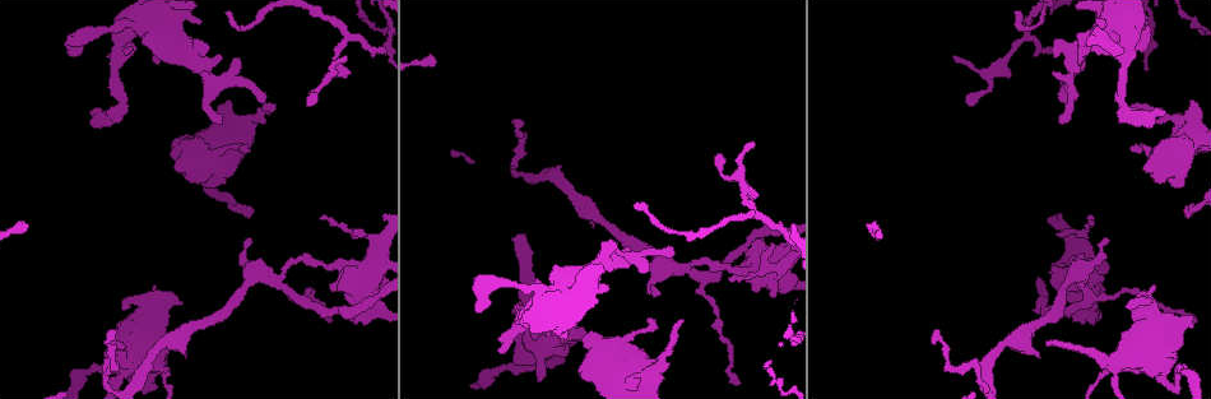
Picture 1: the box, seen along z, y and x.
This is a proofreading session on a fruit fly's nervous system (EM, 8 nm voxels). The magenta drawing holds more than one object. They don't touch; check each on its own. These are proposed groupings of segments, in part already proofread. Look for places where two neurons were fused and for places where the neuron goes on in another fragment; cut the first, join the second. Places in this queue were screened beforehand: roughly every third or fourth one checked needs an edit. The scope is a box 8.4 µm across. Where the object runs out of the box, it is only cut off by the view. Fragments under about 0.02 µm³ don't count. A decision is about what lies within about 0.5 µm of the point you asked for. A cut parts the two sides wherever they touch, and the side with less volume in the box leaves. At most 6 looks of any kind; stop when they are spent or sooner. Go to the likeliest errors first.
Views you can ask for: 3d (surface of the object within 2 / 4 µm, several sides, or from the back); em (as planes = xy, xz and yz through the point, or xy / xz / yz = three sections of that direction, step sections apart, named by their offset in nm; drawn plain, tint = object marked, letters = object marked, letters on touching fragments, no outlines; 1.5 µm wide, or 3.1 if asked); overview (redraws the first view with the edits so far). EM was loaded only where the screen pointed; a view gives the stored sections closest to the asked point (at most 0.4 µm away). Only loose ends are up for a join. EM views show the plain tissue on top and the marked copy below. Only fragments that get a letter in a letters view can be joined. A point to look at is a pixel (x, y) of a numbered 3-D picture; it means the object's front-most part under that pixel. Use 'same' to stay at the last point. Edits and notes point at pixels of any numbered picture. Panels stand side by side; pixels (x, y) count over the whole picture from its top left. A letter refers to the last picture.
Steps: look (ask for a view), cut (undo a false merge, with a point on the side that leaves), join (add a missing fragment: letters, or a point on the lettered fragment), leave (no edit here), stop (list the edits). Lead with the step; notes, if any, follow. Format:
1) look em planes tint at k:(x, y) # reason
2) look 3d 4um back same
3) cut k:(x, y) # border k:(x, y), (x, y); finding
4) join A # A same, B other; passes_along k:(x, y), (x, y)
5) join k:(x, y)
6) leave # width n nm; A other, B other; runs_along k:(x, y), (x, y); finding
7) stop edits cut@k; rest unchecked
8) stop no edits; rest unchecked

look em planes letters at 1:(1162, 115) # branch stops here

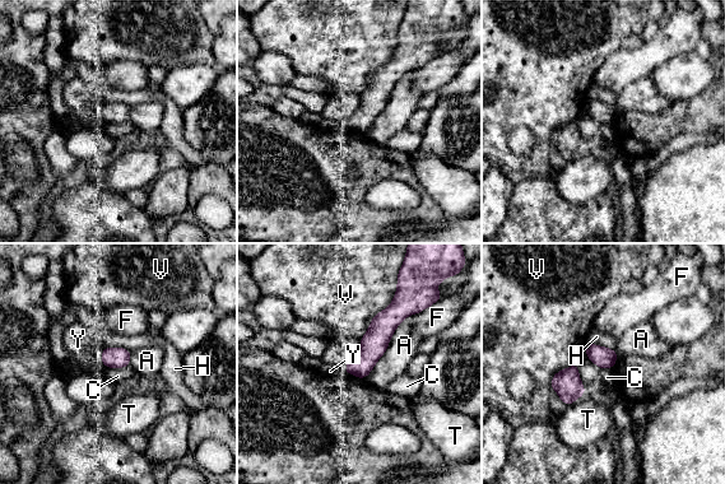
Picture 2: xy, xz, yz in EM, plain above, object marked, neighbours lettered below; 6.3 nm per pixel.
leave # longest_contact A 500 nm; A other, C other, F other, H other, T other, V other, Y other; border 2:(129, 364), (107, 368); none of them fits

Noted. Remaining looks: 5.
look em xz step 4 tint at 1:(181, 305)

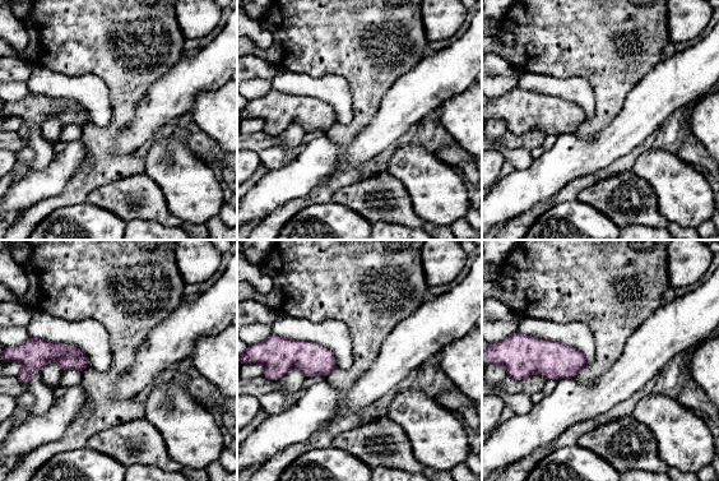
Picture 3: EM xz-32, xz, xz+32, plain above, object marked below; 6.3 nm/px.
look em planes letters same

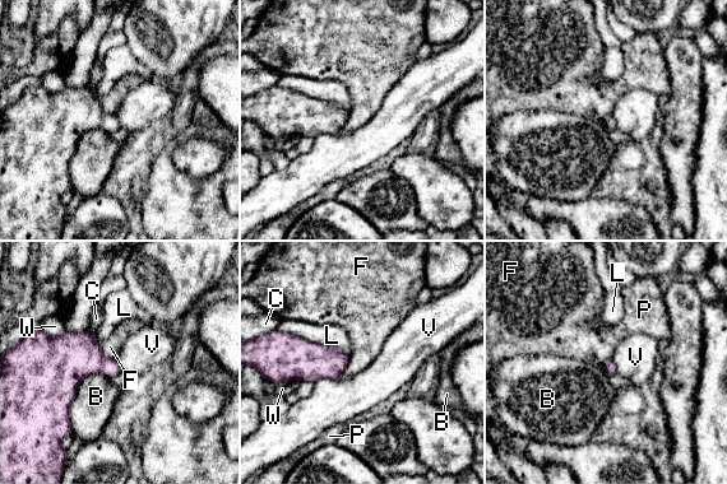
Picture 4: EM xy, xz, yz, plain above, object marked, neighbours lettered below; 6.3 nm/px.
leave # B other, C other, F other, L other, P other, V other, W other; border 4:(107, 373), (80, 381), (70, 436); no lettered fragment goes on from it

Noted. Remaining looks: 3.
look 3d 4um back at 1:(239, 58) # branch stops here

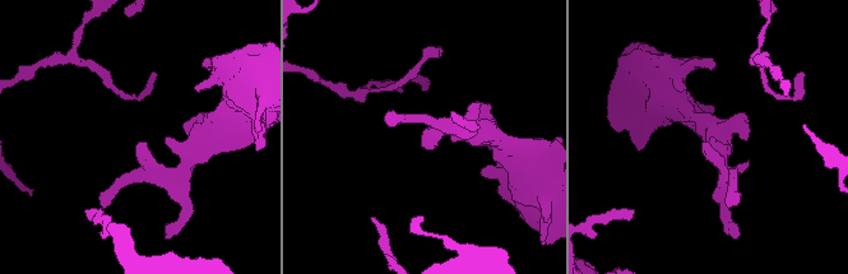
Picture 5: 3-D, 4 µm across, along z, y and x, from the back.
look em xy step 8 letters at 5:(704, 145) # shape alone is not enough

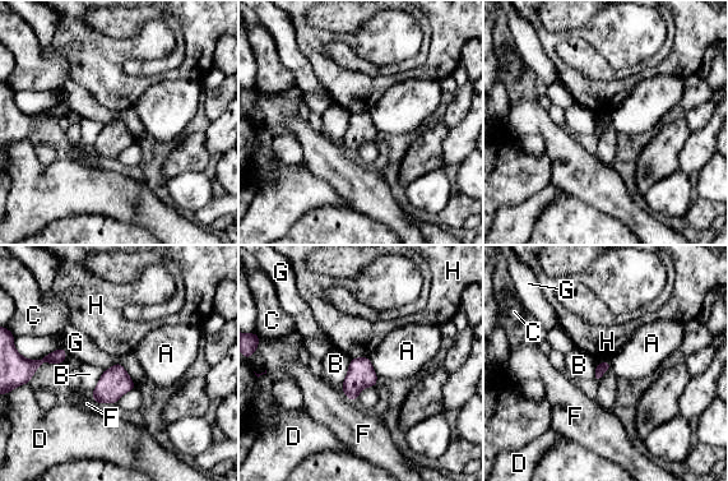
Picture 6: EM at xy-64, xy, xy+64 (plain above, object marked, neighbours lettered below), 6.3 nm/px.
leave # A other, B other, C other, D other, F other, G other, H other; border 6:(369, 357), (378, 377); no lettered fragment goes on from it

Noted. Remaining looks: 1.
stop no edits; rest unchecked

